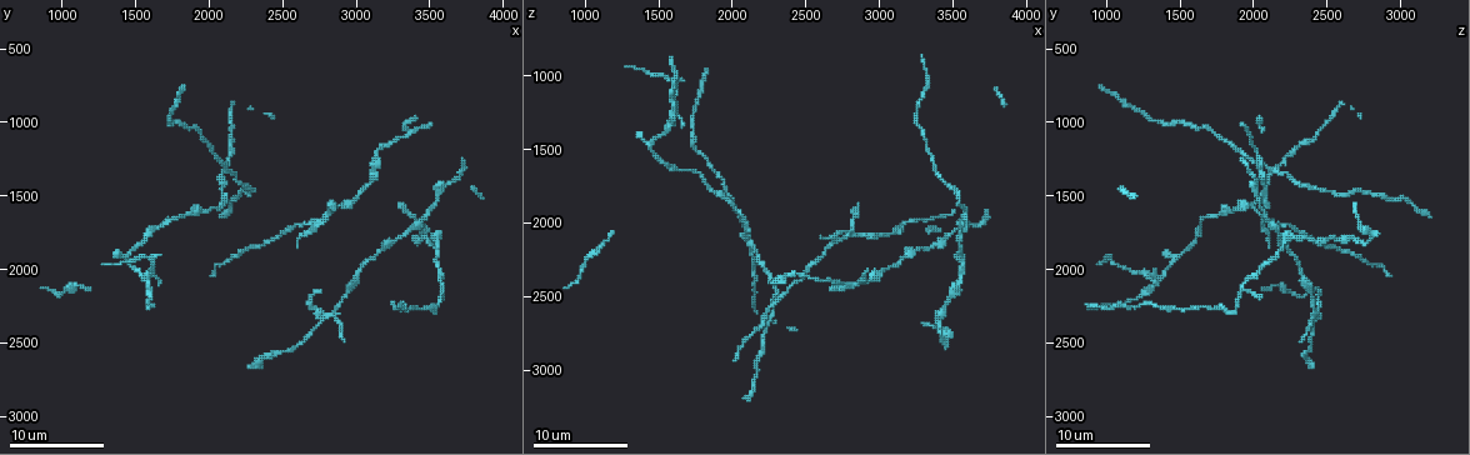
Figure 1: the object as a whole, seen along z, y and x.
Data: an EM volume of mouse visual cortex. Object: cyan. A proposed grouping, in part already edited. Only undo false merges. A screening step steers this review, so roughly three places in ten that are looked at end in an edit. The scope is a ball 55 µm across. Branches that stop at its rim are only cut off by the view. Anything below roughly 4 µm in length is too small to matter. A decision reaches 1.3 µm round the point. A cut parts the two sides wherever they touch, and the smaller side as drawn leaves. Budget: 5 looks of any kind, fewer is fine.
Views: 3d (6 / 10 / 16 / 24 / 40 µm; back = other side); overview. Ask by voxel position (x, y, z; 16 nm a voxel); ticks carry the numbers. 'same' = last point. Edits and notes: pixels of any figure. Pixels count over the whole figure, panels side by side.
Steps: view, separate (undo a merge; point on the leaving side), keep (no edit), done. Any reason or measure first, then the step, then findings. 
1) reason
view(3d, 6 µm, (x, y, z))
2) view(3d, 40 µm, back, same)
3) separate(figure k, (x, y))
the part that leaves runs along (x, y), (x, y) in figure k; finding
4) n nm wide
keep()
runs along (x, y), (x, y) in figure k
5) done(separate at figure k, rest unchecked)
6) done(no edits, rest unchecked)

three arms meet
view(3d, 16 µm, (3440, 1700, 2160))

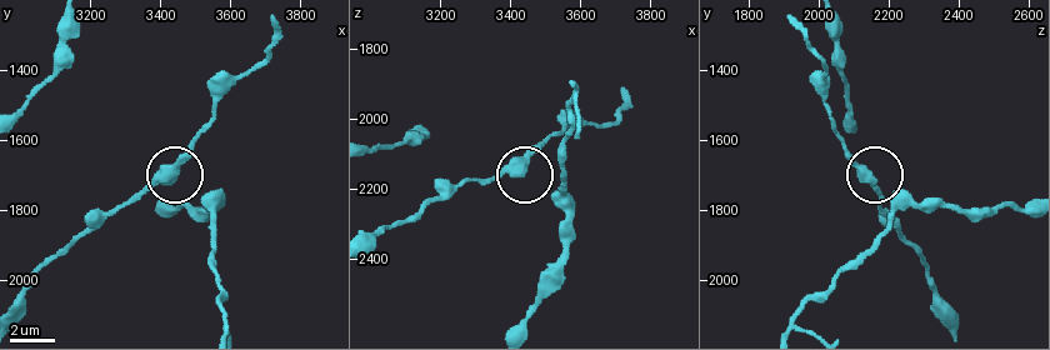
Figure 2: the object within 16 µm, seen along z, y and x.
other side
view(3d, 16 µm, back, (3430, 1710, 2160))

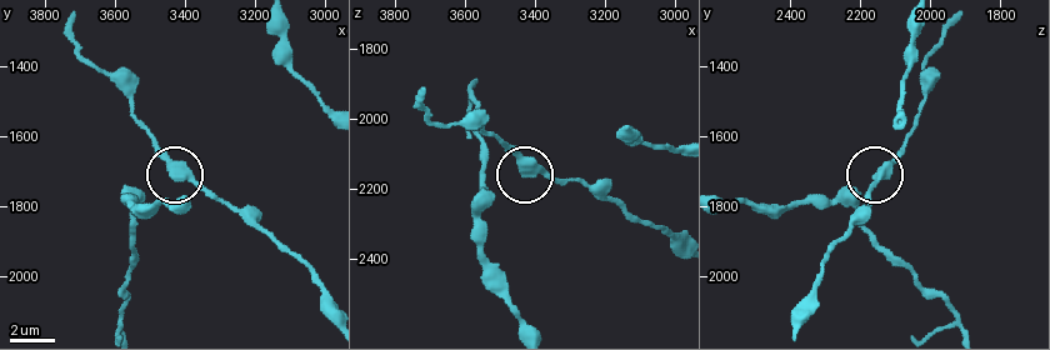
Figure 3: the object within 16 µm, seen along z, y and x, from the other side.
300 nm wide
keep()
all the same cell

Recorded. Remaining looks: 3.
calibre changes
view(3d, 6 µm, (3120, 1200, 2040))

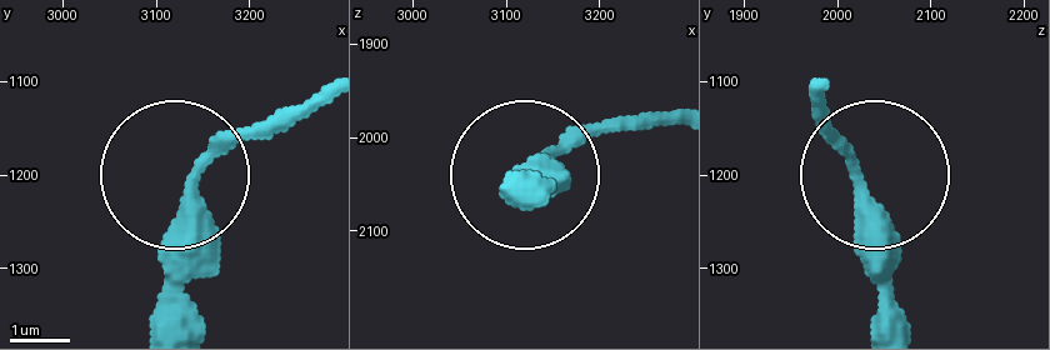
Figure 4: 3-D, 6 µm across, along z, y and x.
separate(figure 4, (173, 236))
two cells meet here

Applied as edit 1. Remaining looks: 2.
looks like a crossing
view(3d, 16 µm, (1600, 2080, 1340))

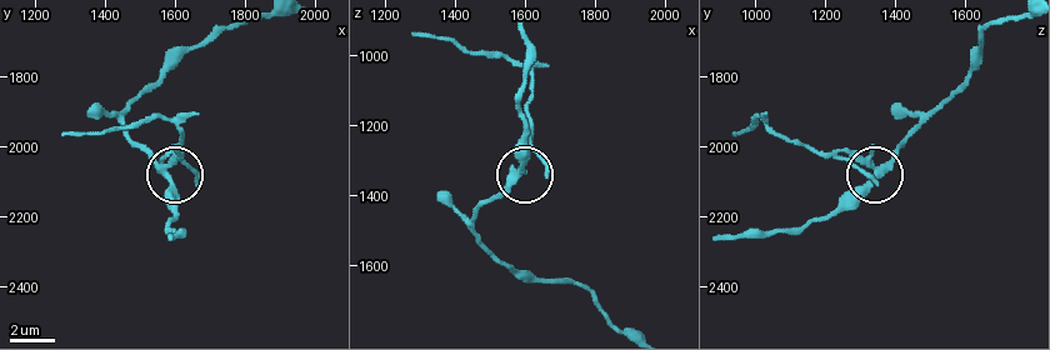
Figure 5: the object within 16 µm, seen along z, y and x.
keep()
runs along (618, 325), (475, 235), (520, 174), (523, 131) in figure 5; all the same cell

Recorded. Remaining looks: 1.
done(separate at figure 4, rest unchecked)

